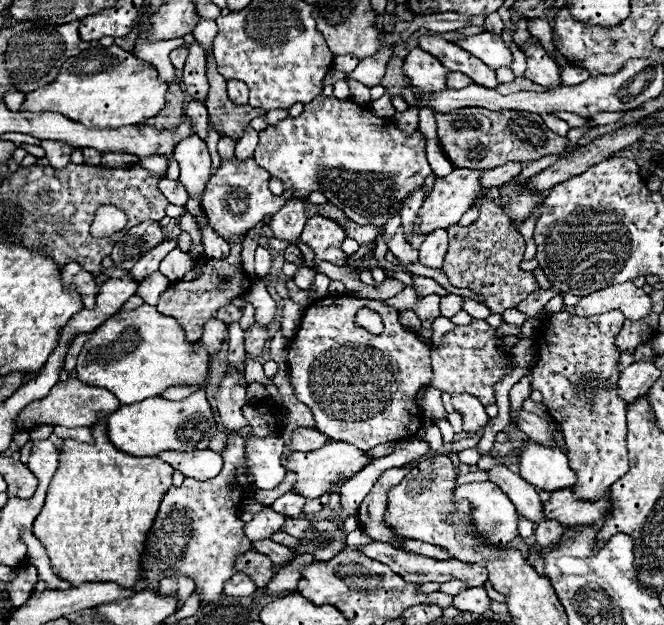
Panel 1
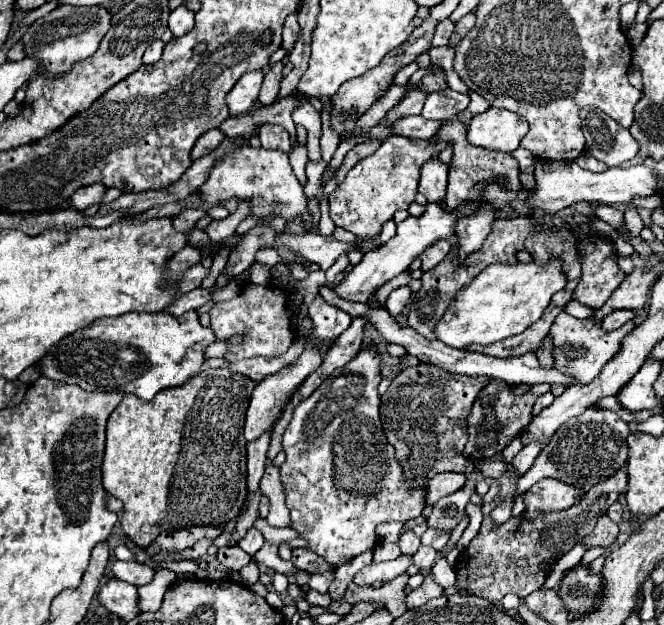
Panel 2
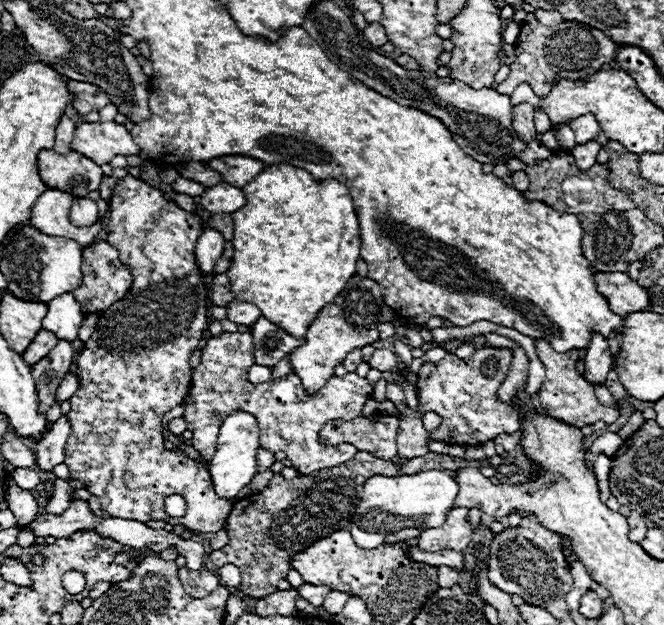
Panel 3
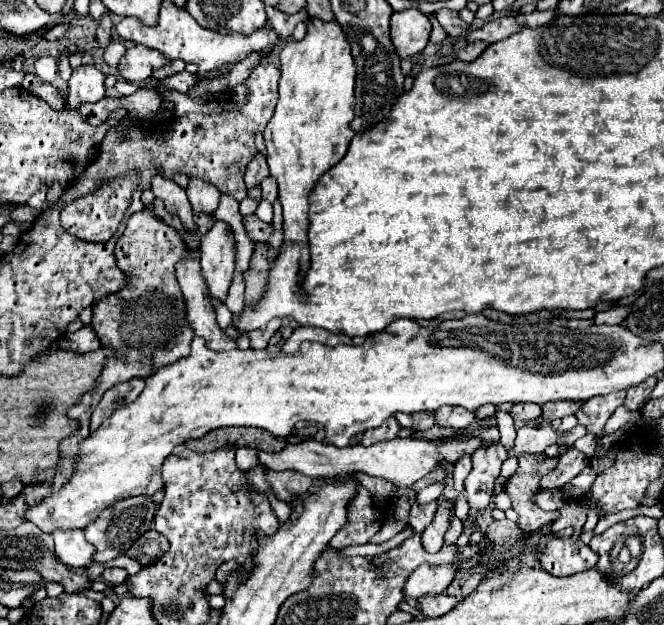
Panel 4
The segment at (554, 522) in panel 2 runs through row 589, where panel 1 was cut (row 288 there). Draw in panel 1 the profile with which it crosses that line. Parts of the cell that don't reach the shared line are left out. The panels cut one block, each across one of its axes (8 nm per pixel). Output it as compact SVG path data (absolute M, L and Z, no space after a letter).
M480 198L476 206L480 206L480 214L474 224L454 224L446 230L450 246L442 272L452 286L472 290L482 298L492 314L502 314L508 308L516 308L516 304L532 294L532 290L538 290L540 284L534 278L534 272L520 270L520 264L524 262L526 242L510 216L504 214L504 210L500 210L500 206L488 198Z

